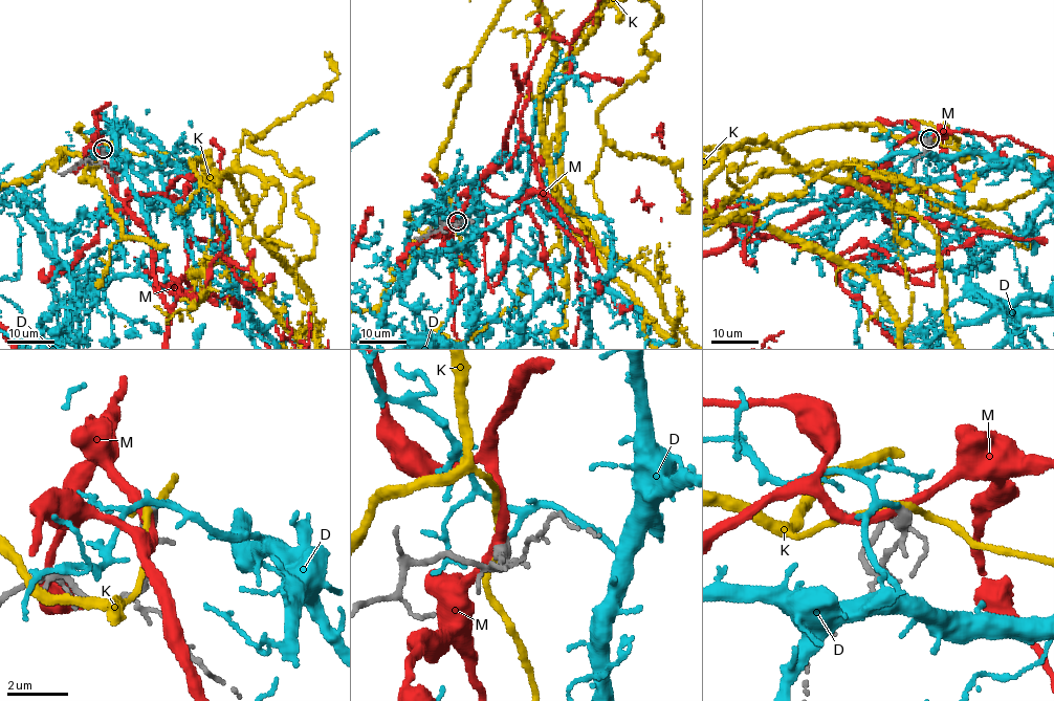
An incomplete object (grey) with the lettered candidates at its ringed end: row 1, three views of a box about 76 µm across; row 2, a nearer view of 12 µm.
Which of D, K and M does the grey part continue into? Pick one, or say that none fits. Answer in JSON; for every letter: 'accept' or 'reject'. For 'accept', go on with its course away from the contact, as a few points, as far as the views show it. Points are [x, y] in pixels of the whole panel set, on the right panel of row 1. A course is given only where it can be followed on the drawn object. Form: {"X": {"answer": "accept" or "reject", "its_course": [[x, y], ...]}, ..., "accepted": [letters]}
{"D": {"answer": "accept"}, "K": {"answer": "reject"}, "M": {"answer": "reject"}, "accepted": ["D"]}

